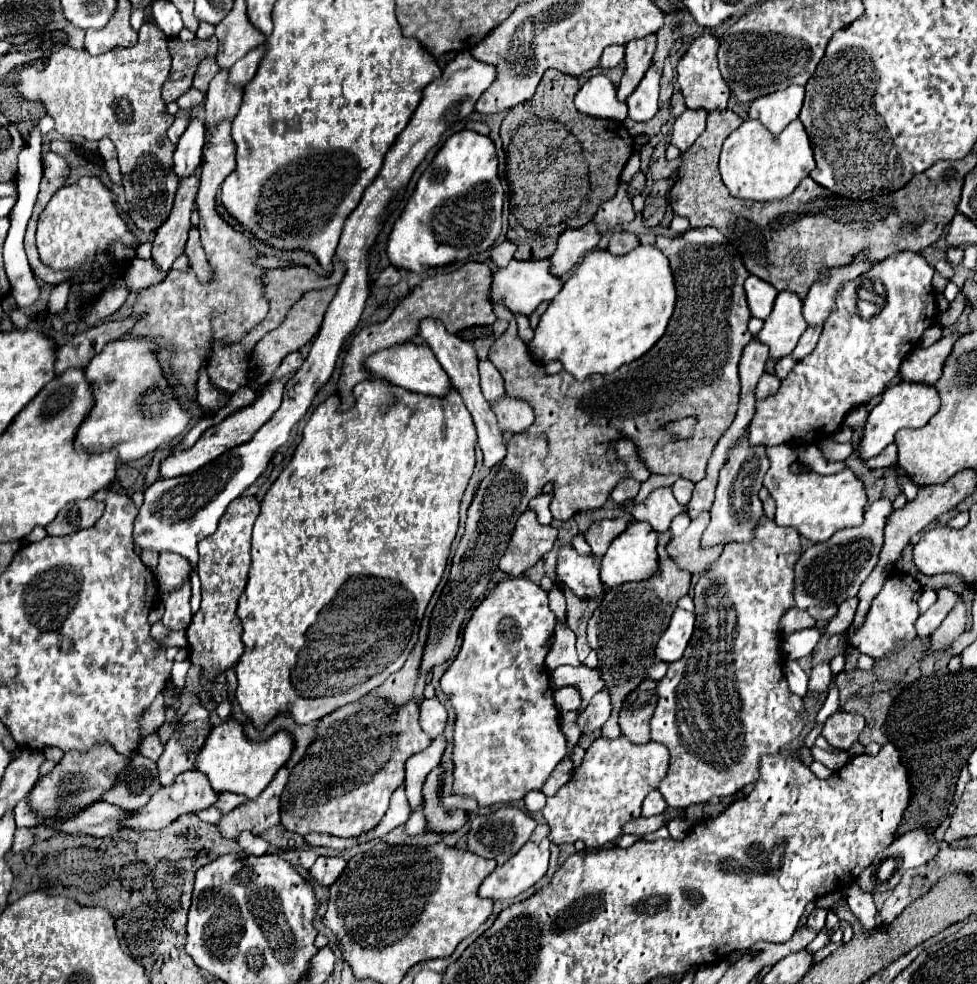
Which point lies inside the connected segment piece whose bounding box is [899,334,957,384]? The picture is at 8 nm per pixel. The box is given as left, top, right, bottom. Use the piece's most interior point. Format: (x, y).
(923, 365)

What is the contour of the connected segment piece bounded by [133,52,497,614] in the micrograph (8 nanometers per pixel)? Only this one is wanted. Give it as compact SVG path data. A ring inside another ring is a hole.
M461 52L447 64L439 80L433 80L425 90L423 98L411 116L407 128L399 134L391 150L385 154L383 168L379 176L367 186L359 206L353 210L353 214L347 218L343 226L343 234L339 238L337 246L337 262L345 266L345 276L337 288L337 294L333 302L329 304L329 310L325 314L325 320L321 324L321 330L317 338L311 344L311 352L305 358L303 366L289 378L283 392L281 408L271 416L269 422L261 426L257 434L245 444L239 444L237 448L231 448L229 452L221 454L217 460L205 464L197 472L189 476L179 476L171 480L157 480L153 486L145 490L143 506L139 508L139 514L133 522L133 540L139 550L153 550L153 552L175 552L185 556L193 572L191 574L191 599L190 607L192 614L200 608L201 582L197 574L197 542L207 538L217 530L217 522L223 516L225 508L231 500L239 498L267 468L273 452L283 446L289 438L291 428L305 416L309 410L315 394L321 386L325 386L335 370L335 362L339 356L339 350L347 336L357 328L361 312L365 308L365 300L369 296L369 282L367 282L367 252L371 244L375 242L377 234L381 232L381 226L385 218L389 216L389 210L393 202L397 200L399 192L405 190L407 182L411 180L415 168L421 164L425 154L439 142L441 134L453 126L455 122L465 122L475 112L475 104L479 96L493 84L497 76L497 68L493 64L485 64L475 60L469 52Z

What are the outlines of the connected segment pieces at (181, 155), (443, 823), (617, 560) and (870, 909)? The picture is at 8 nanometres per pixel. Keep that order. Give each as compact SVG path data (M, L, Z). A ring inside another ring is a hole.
M191 118L189 126L179 138L179 144L173 156L175 160L173 170L177 172L179 178L189 176L193 168L197 168L197 162L201 162L201 156L203 156L203 146L205 146L205 126L197 118Z
M435 768L429 772L429 776L423 782L423 812L427 816L427 830L447 834L457 832L467 822L467 814L461 810L445 812L439 806L439 782L441 782L441 768Z
M637 522L627 526L625 532L621 532L611 546L607 548L605 556L601 558L601 582L607 588L619 586L623 582L639 582L645 580L645 576L653 574L653 568L657 568L657 532L647 522Z
M857 884L849 886L847 890L847 904L853 912L853 916L861 922L861 926L865 928L865 932L871 932L877 924L875 924L875 904L873 904L873 896L867 894L867 892L861 892L857 888Z

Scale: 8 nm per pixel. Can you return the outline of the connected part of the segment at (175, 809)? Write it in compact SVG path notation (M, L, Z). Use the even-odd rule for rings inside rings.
M199 770L185 772L185 774L177 776L177 780L171 786L161 788L161 792L157 792L153 796L153 800L149 800L149 804L145 804L145 808L135 810L135 816L129 818L125 822L125 826L133 828L133 830L161 830L161 828L169 826L181 814L199 812L199 810L205 810L205 808L213 806L219 800L219 796L221 796L221 792L215 792L211 788L211 784L209 784L205 774L201 774Z

